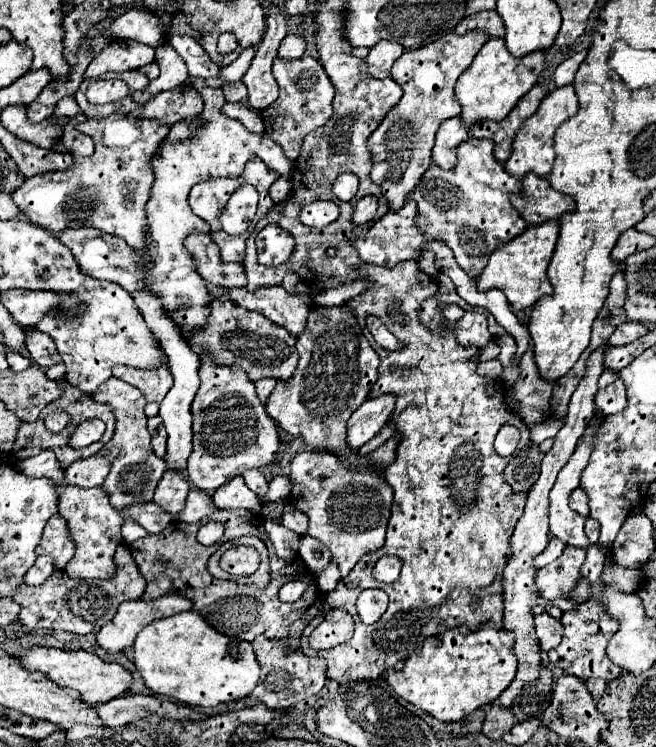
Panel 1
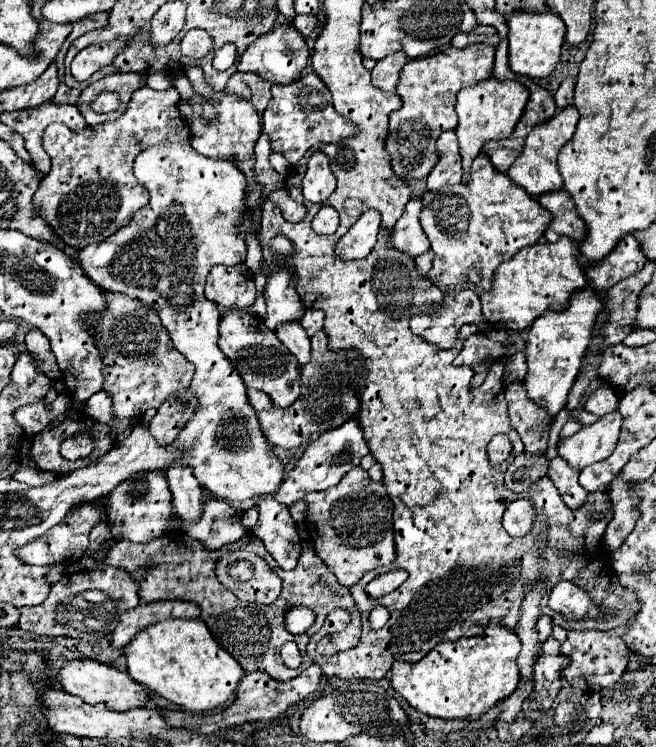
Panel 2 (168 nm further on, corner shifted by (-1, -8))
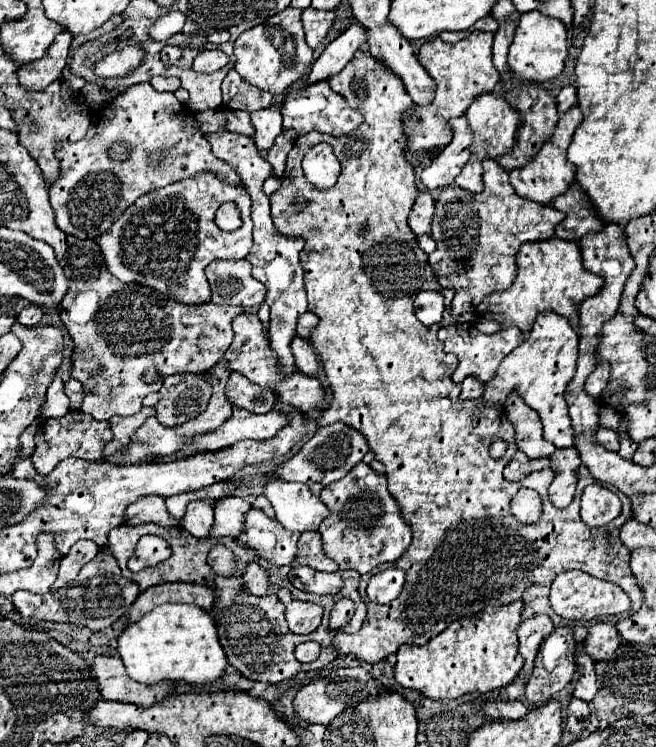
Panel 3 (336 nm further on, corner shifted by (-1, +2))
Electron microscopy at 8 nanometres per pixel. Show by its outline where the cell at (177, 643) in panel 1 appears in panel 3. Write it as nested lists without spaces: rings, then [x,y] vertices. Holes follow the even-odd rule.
[[[162,604],[144,614],[120,634],[118,654],[128,676],[142,684],[154,684],[164,678],[204,688],[220,680],[228,666],[212,616],[192,604]]]

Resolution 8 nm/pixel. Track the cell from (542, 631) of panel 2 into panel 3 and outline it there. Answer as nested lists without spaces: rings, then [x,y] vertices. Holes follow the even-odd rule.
[[[542,614],[542,616],[534,616],[530,620],[524,620],[518,626],[518,640],[520,640],[520,656],[524,658],[524,668],[520,670],[524,682],[530,680],[532,676],[532,664],[534,658],[538,654],[540,642],[554,630],[550,616]]]

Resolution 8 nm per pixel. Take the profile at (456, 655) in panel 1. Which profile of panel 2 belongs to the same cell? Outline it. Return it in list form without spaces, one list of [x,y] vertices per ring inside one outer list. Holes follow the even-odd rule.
[[[492,620],[480,636],[460,638],[456,642],[442,642],[428,652],[420,662],[394,662],[390,670],[392,688],[416,710],[434,718],[478,718],[496,702],[508,698],[518,682],[520,672],[516,658],[520,654],[520,640],[516,632]]]

